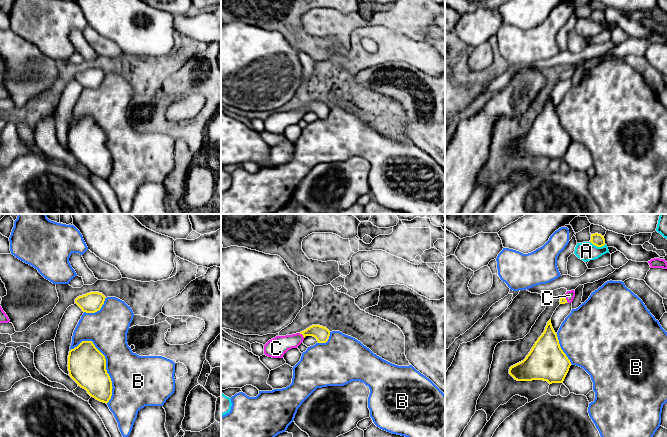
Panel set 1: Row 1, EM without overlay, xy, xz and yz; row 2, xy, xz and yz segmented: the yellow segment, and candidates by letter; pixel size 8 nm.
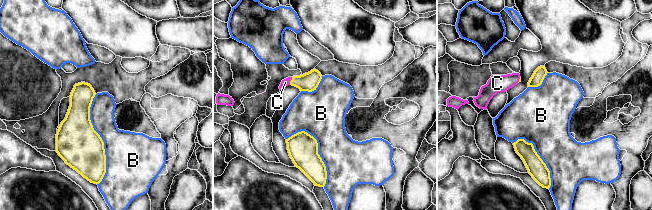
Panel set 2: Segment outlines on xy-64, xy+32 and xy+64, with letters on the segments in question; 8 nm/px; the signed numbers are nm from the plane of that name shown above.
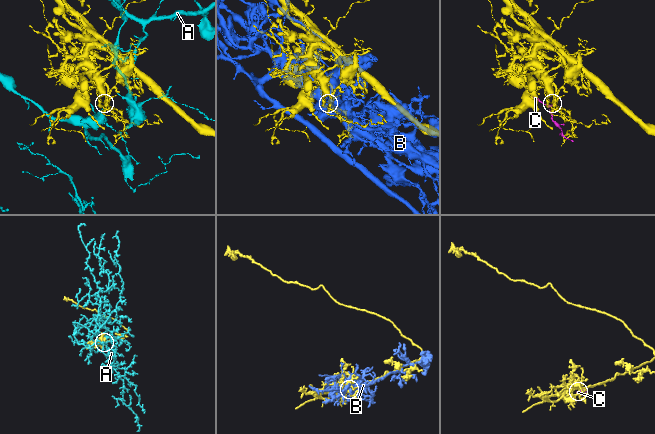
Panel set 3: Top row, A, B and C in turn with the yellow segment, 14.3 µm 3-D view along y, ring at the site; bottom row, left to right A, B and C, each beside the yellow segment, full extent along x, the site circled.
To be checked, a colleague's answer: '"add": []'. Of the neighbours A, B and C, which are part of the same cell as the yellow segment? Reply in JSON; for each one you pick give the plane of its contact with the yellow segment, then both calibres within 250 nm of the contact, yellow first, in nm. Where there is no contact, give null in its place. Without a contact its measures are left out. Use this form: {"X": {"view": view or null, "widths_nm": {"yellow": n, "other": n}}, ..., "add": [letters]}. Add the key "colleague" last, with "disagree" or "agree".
{"C": {"view": "xz", "widths_nm": {"yellow": 120, "other": 160}}, "add": ["C"], "colleague": "disagree"}

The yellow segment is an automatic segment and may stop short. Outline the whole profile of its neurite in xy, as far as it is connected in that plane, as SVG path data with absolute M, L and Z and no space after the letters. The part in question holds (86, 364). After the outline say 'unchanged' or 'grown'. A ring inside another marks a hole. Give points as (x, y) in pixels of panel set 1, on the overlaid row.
M82 341L68 355L70 377L96 400L108 403L112 396L112 381L106 370L105 356L92 341Z | unchanged

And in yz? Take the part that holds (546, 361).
M550 319L529 354L523 361L511 366L509 374L517 381L563 383L571 365L560 347Z | unchanged

